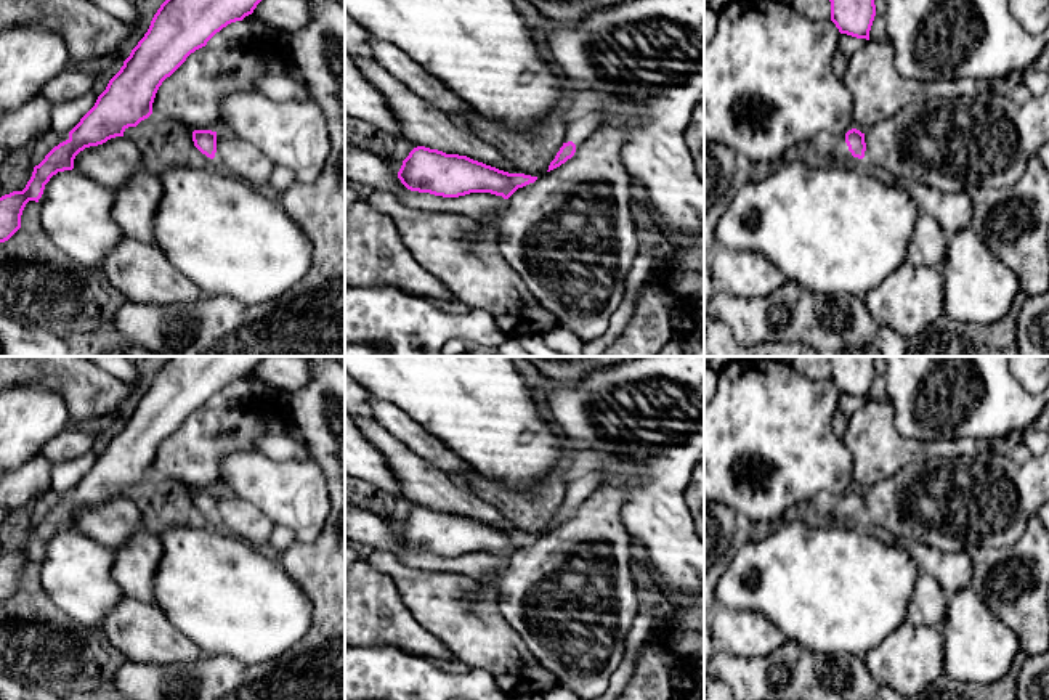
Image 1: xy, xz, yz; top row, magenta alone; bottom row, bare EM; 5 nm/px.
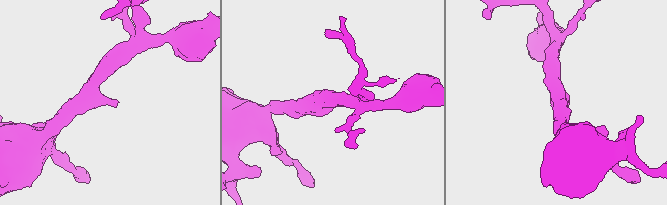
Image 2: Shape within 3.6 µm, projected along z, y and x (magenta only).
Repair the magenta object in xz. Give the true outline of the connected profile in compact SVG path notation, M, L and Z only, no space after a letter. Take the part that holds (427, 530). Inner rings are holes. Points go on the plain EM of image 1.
M417 506L409 512L403 520L398 538L411 551L443 557L491 552L504 559L537 539L537 536L508 533L467 515L446 514L425 506Z

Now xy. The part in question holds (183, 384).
M168 356L151 385L120 430L109 440L95 466L69 491L69 498L55 506L45 519L34 527L32 536L22 551L0 557L0 602L8 600L21 588L21 575L29 560L38 562L45 544L53 535L74 528L75 515L90 506L98 506L111 498L124 496L128 486L136 486L152 474L152 462L162 442L170 437L196 409L231 382L252 374L265 356Z

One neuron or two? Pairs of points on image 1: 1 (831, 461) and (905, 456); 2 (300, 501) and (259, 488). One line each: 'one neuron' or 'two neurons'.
1: two neurons
2: one neuron

